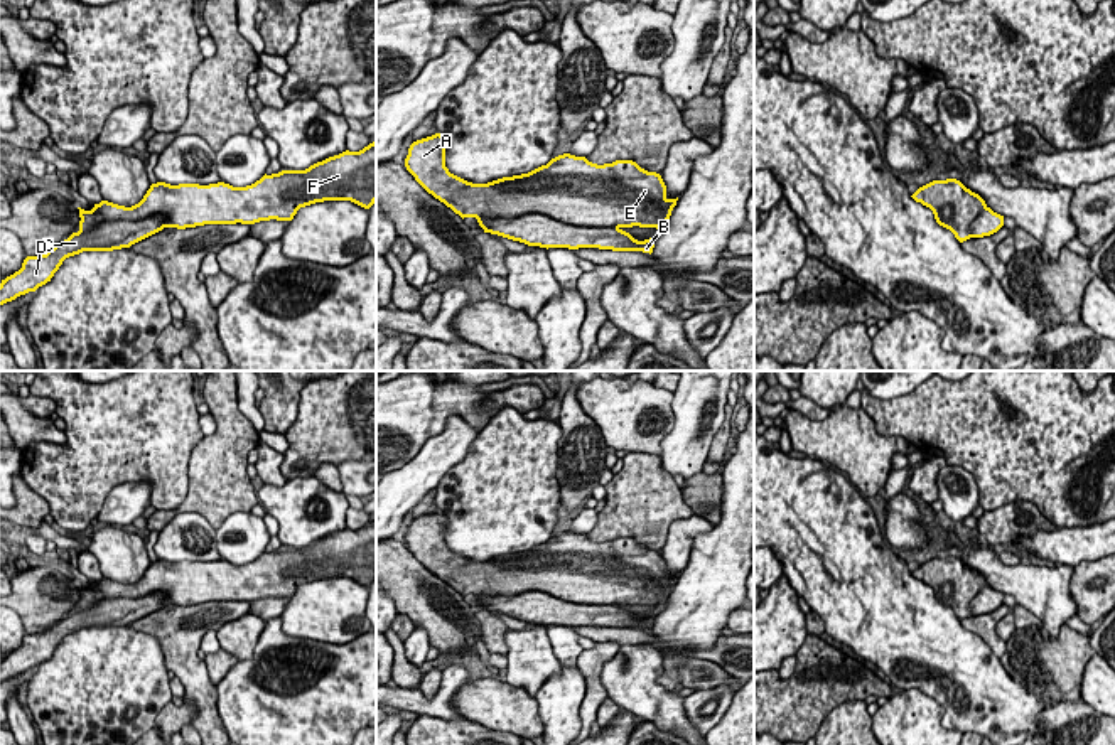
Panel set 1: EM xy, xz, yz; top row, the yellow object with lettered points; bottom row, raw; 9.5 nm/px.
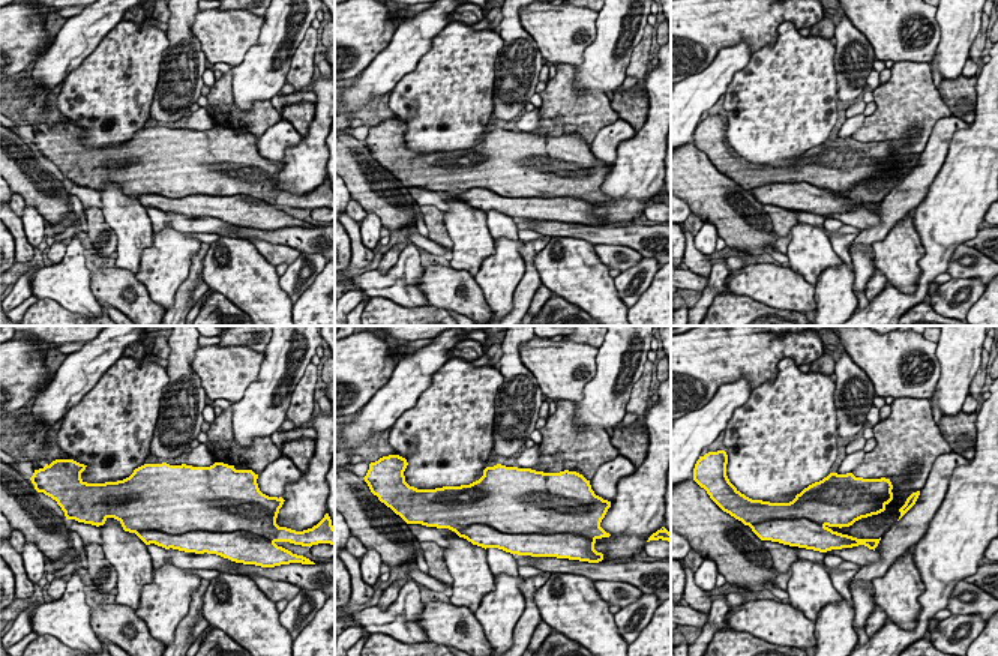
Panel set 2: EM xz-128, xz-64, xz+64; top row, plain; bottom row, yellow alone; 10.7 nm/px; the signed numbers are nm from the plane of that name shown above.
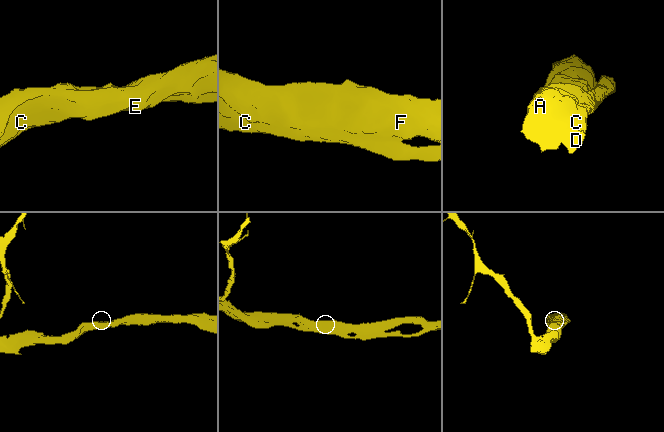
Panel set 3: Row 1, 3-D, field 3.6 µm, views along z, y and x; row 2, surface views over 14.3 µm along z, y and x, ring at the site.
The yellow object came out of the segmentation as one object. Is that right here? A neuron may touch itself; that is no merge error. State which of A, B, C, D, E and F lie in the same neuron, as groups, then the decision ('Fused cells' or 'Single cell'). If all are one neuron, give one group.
Groups: A B C D E F. Single cell

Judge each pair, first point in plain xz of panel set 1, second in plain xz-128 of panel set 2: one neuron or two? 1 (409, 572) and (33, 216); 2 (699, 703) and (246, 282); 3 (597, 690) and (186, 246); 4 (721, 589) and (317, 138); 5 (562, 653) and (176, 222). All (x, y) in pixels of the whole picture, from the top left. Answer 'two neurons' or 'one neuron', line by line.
1: two neurons
2: two neurons
3: two neurons
4: one neuron
5: two neurons

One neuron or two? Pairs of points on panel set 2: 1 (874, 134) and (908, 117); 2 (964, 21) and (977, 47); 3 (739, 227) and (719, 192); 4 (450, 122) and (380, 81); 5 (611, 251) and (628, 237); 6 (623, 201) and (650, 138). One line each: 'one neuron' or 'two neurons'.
1: one neuron
2: two neurons
3: one neuron
4: two neurons
5: two neurons
6: one neuron

